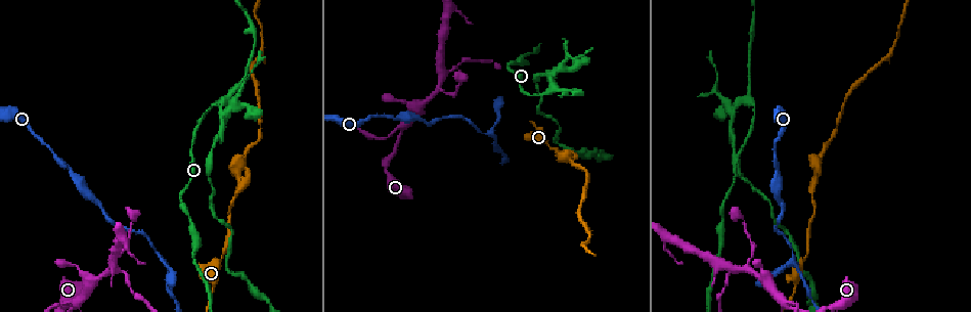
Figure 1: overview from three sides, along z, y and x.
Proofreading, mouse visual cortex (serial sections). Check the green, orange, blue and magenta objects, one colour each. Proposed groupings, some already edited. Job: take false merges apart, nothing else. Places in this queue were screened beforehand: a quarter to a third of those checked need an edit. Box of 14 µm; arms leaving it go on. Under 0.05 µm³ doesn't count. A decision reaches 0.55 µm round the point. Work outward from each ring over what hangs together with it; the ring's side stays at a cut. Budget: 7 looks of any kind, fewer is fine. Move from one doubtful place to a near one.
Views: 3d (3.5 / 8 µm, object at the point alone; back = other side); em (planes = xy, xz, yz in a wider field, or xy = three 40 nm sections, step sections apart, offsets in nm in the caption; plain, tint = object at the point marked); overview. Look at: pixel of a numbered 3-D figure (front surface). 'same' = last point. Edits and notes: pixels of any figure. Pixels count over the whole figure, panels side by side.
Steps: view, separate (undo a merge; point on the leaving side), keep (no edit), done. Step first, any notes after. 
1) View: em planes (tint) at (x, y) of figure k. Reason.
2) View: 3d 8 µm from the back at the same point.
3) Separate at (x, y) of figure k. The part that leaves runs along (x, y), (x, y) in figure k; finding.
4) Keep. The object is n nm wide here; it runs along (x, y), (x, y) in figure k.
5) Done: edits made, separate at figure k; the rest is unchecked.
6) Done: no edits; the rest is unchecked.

View: 3d 8 µm at (162, 256) of figure 1. Three arms meet.

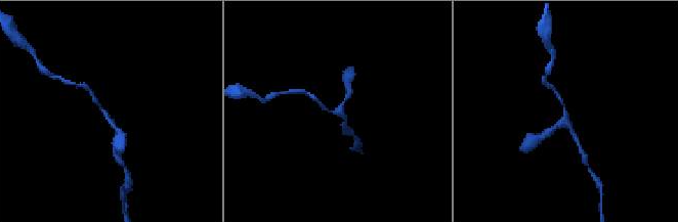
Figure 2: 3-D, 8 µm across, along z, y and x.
View: 3d 3.5 µm at (566, 117) of figure 2.

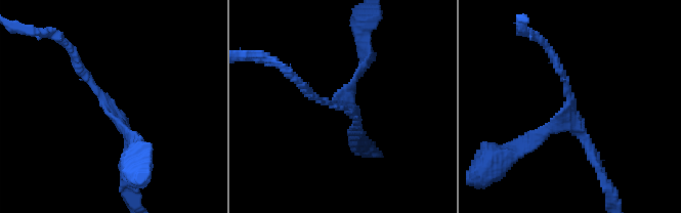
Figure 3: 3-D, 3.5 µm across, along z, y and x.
View: em xy step 3 (tint) at (105, 108) of figure 3.

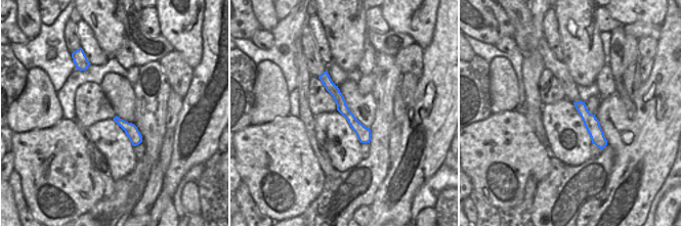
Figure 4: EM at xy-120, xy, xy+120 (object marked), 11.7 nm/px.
Keep. The object is 140 nm wide here; it runs along (74, 52), (109, 113), (136, 143) in figure 3; continuous, no second cell.

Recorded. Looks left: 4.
View: 3d 3.5 µm at (400, 125) of figure 1. Sharp bend.

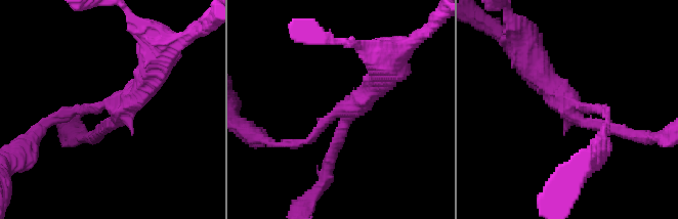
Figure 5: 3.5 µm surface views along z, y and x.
View: em xy step 1 (tint) at (342, 107) of figure 5. 3 arms meet here; the arms are 150, 200, 350 nm wide.

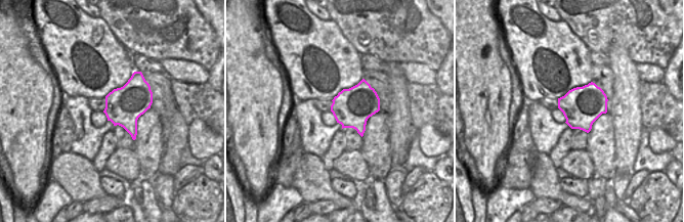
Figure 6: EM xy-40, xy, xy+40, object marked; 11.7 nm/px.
Keep. It runs along (100, 130), (120, 118), (111, 104), (59, 114) in figure 5; all the same cell.

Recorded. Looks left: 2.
View: 3d 8 µm at (737, 107) of figure 1. Three arms meet.

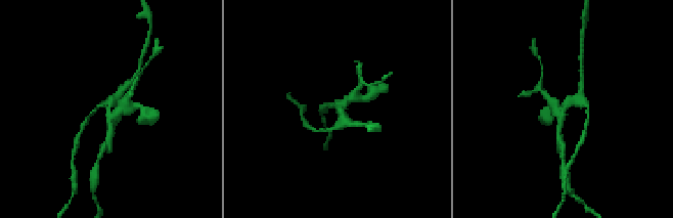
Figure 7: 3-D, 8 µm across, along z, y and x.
View: 3d 3.5 µm at (339, 109) of figure 7. Closer look.

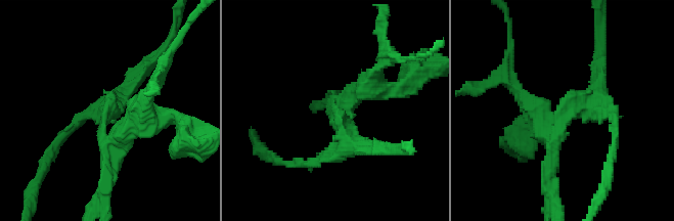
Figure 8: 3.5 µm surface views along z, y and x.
Separate at (117, 145) of figure 8. The arms are 150, 200, 300 nm wide; the part that leaves runs along (113, 107), (100, 130), (103, 192) in figure 8; a second cell is stuck on.

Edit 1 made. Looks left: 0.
Done: edits made, separate at figure 8; the rest is unchecked.

